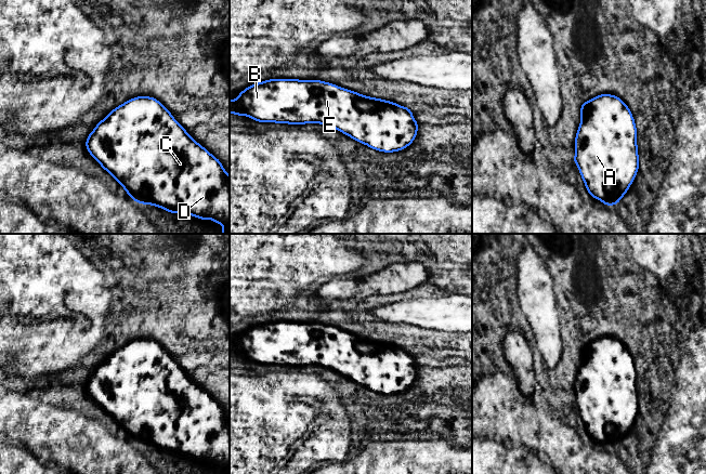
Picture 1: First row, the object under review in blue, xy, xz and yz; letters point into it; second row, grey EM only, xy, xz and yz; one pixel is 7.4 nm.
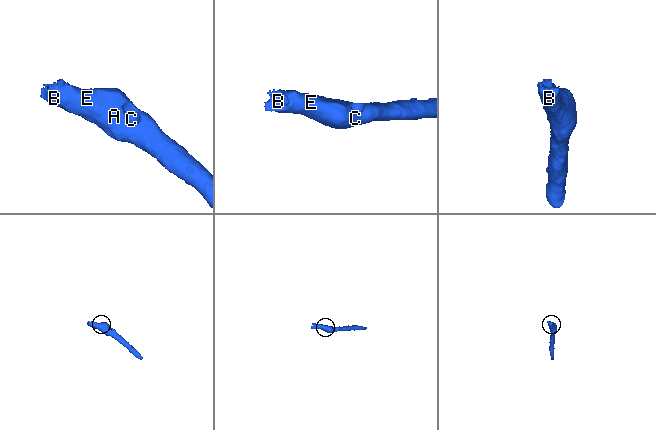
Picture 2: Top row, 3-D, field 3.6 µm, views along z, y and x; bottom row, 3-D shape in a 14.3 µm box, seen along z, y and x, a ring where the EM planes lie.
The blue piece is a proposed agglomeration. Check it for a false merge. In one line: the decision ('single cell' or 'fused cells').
single cell

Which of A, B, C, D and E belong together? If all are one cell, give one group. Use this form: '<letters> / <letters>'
A B C D E

